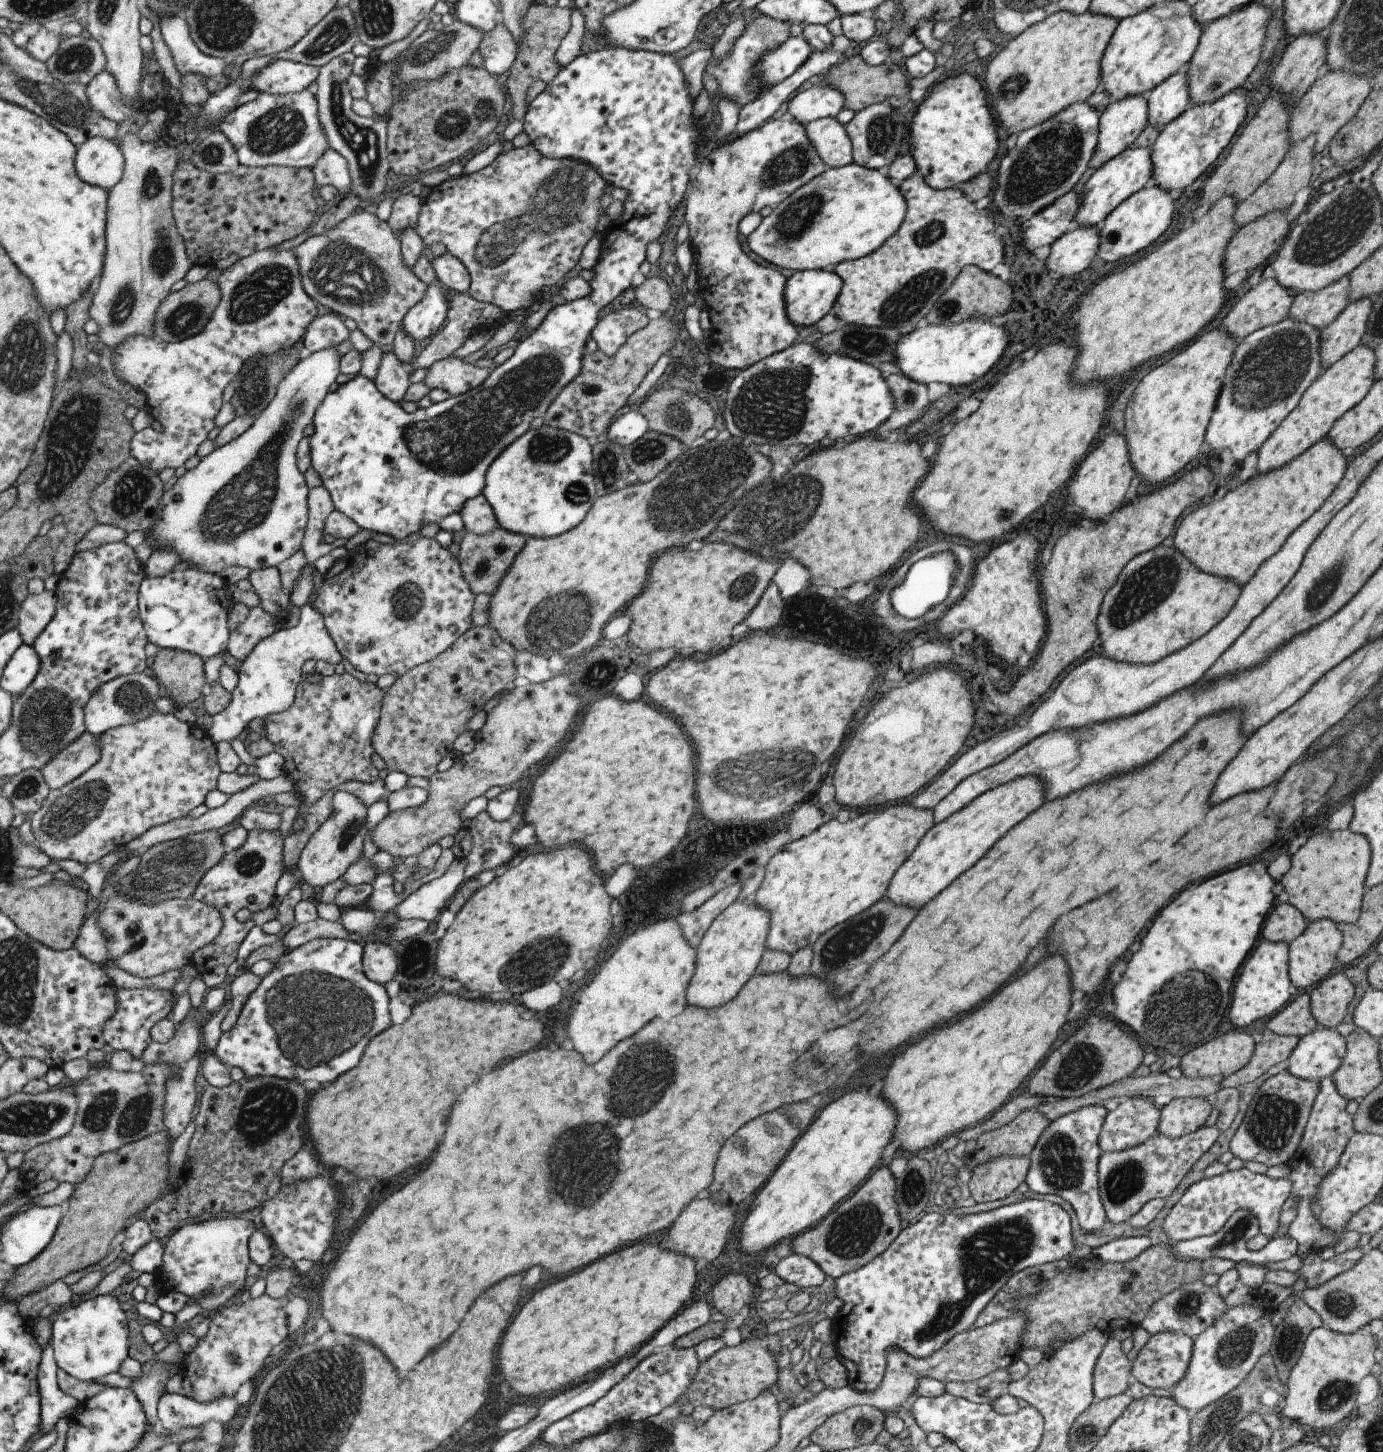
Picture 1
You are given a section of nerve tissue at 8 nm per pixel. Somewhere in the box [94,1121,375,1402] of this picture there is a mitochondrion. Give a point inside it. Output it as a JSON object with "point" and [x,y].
{"point":[230,1358]}

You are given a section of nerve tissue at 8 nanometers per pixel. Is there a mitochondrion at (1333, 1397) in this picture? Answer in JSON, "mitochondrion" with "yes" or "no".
{"mitochondrion":"yes"}

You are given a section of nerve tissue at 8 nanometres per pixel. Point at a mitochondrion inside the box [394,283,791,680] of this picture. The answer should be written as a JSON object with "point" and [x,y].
{"point":[455,444]}

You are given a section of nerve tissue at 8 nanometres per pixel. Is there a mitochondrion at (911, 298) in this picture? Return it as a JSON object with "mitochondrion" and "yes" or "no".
{"mitochondrion":"yes"}

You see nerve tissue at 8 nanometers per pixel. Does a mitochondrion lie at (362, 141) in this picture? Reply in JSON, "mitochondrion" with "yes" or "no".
{"mitochondrion":"yes"}

